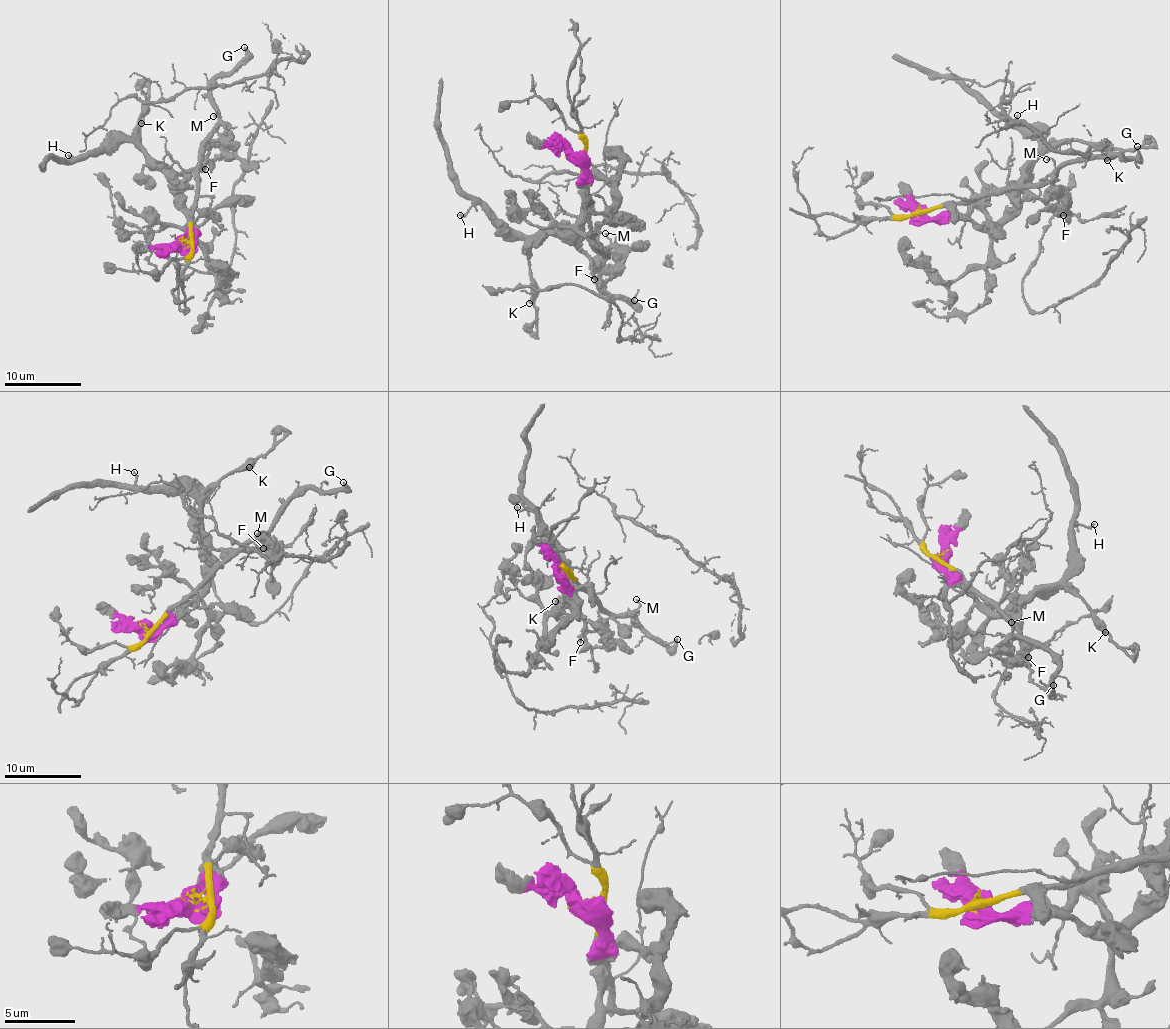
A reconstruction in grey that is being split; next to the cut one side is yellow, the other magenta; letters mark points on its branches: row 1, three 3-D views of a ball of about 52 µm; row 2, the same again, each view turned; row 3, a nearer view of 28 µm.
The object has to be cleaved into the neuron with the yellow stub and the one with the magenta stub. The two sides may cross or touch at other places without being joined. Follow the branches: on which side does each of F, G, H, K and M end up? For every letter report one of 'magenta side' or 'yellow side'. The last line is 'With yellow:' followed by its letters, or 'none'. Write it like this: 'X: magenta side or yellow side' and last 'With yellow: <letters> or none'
F: magenta side
G: yellow side
H: magenta side
K: magenta side
M: yellow side
With yellow: G, M

